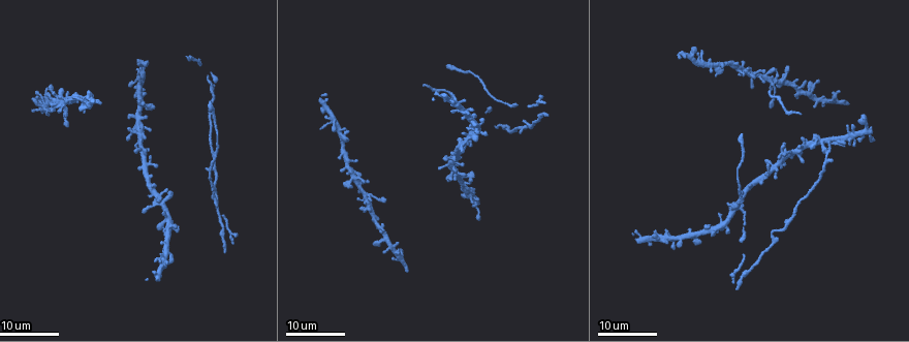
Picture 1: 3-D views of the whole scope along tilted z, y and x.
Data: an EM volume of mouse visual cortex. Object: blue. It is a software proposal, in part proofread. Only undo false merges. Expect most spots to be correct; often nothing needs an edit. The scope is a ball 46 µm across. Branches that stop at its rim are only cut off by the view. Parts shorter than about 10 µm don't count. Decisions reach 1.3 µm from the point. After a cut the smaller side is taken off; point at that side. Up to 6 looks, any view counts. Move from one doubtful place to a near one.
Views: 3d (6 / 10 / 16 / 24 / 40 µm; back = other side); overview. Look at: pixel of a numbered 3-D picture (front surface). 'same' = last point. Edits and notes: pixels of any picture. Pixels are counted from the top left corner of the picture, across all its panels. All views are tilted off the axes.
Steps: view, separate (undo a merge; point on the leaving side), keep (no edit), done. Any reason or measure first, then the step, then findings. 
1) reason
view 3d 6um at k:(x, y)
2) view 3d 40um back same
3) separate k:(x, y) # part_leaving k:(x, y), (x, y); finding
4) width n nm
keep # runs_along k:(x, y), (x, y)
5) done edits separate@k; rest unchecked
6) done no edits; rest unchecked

calibre changes
view 3d 24um at 1:(772, 235)

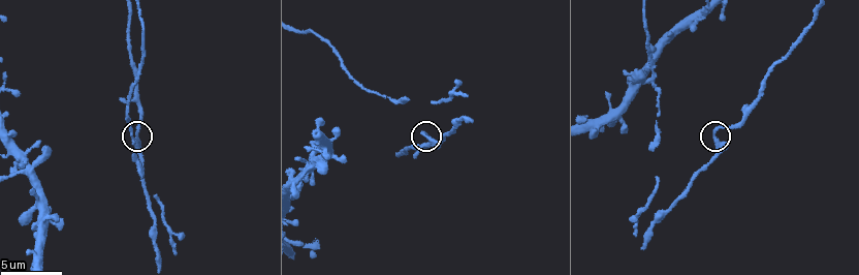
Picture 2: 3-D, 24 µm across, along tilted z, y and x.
view 3d 10um at 2:(425, 135)

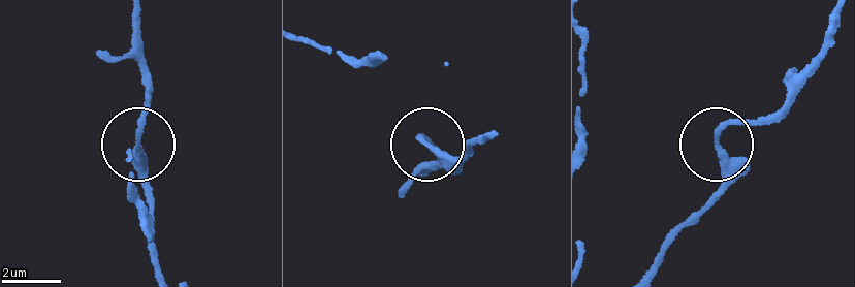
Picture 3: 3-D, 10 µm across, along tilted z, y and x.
keep # all the same neuron

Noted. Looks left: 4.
four or more arms meet
view 3d 24um at 1:(364, 199)

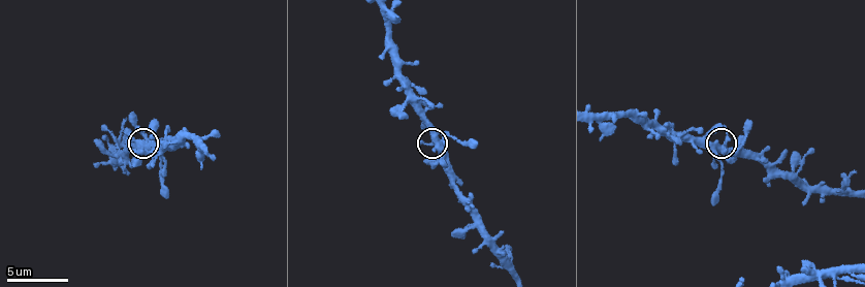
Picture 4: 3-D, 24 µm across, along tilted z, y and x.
view 3d 10um at 4:(435, 139)

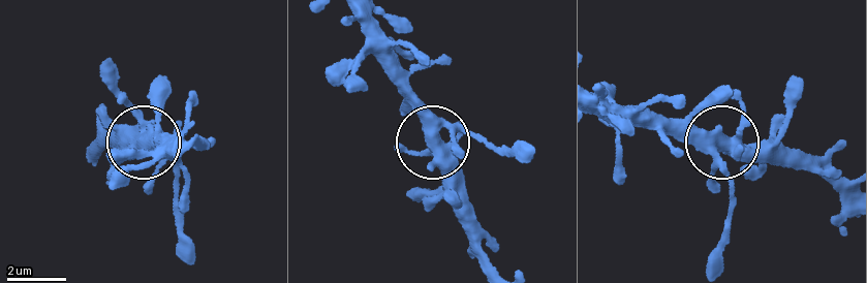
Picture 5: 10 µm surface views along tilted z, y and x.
keep # all the same neuron

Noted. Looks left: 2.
four-way junction
view 3d 10um at 2:(35, 165)

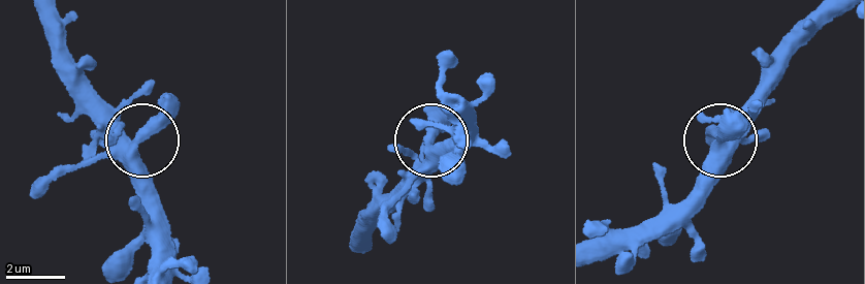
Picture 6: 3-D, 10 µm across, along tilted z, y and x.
arms 4
keep # one neuron here

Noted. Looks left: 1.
done no edits; rest unchecked

